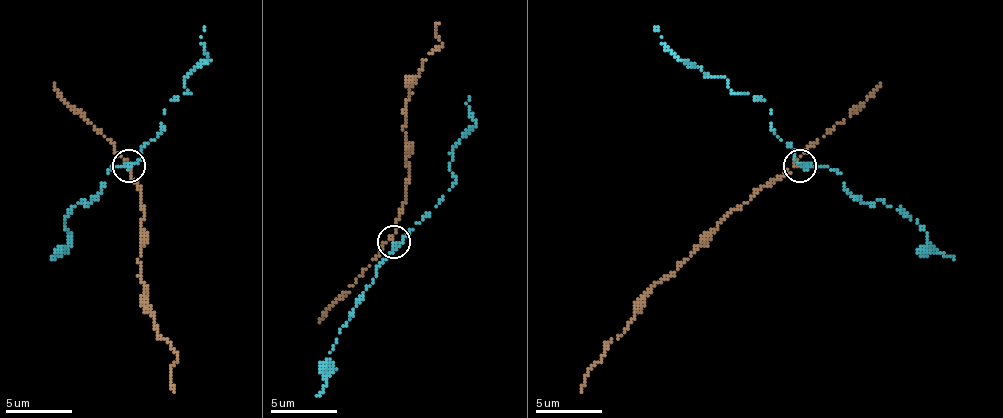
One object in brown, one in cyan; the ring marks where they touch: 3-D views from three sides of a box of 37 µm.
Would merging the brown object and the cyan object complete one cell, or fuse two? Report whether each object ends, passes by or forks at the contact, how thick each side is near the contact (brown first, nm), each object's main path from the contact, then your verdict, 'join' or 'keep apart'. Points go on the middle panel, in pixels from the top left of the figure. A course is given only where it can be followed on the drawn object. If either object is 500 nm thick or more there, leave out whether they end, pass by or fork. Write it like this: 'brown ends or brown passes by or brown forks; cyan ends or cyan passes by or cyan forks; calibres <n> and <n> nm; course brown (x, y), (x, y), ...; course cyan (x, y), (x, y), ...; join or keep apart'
brown passes by; cyan passes by; calibres 190 and 240 nm; course brown (393, 239), (409, 176), (402, 130), (406, 100), (419, 70), (442, 43), (436, 30), (439, 23); course cyan (393, 243), (406, 236), (452, 186), (456, 176), (449, 166), (452, 146), (476, 120), (466, 103), (469, 96); keep apart

